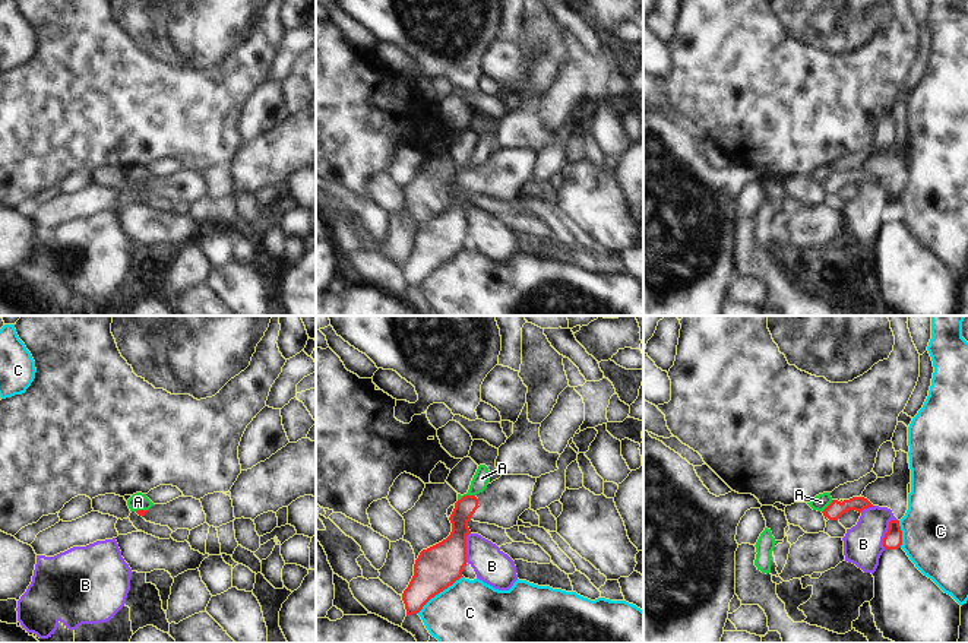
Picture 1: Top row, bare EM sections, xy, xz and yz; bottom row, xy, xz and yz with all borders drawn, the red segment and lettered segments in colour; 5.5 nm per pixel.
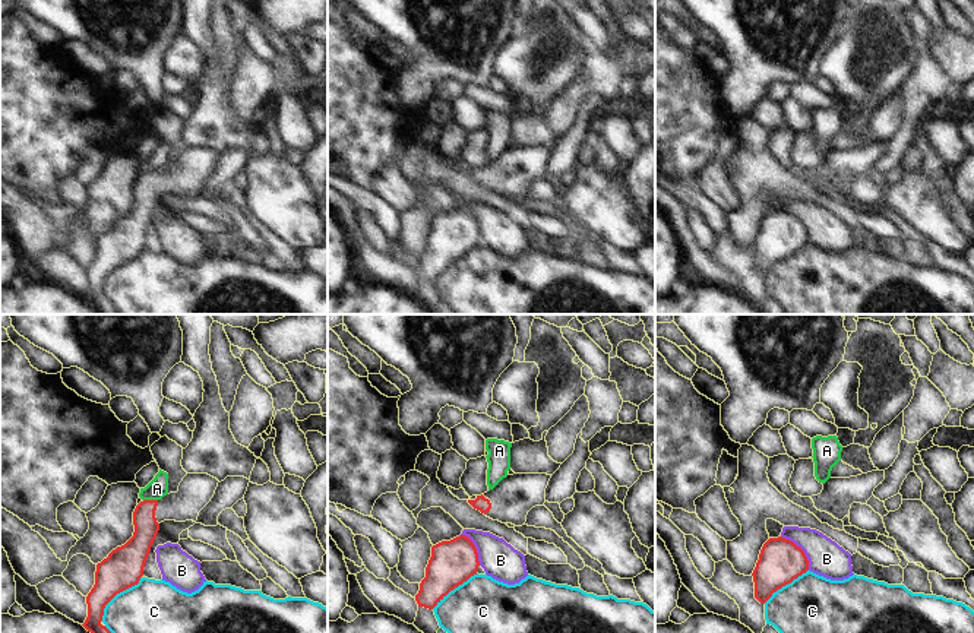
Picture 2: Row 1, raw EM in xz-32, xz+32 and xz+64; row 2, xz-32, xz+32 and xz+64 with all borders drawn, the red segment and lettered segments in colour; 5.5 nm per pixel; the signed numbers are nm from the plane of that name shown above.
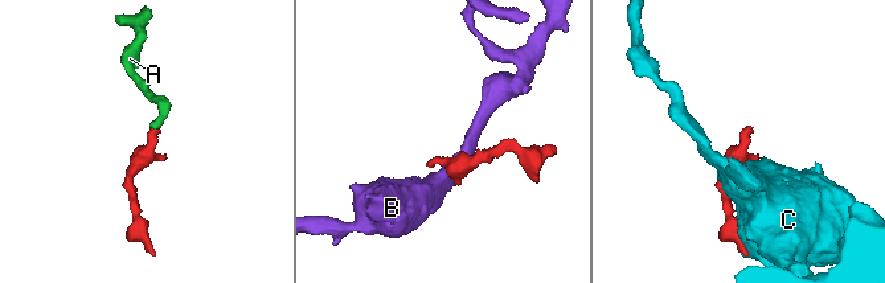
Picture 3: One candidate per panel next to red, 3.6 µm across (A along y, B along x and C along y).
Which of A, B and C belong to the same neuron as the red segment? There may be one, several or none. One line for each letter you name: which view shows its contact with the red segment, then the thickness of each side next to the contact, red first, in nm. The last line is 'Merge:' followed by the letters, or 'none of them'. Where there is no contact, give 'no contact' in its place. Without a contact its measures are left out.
Merge: none of them

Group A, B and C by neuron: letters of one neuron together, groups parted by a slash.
A C / B

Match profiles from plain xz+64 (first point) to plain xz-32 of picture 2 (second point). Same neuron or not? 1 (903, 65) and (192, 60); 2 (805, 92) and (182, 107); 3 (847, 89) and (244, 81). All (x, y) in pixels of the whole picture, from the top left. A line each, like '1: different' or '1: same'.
1: same
2: same
3: different

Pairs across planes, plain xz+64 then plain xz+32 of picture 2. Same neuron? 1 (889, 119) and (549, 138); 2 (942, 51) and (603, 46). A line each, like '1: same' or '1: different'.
1: different
2: different

